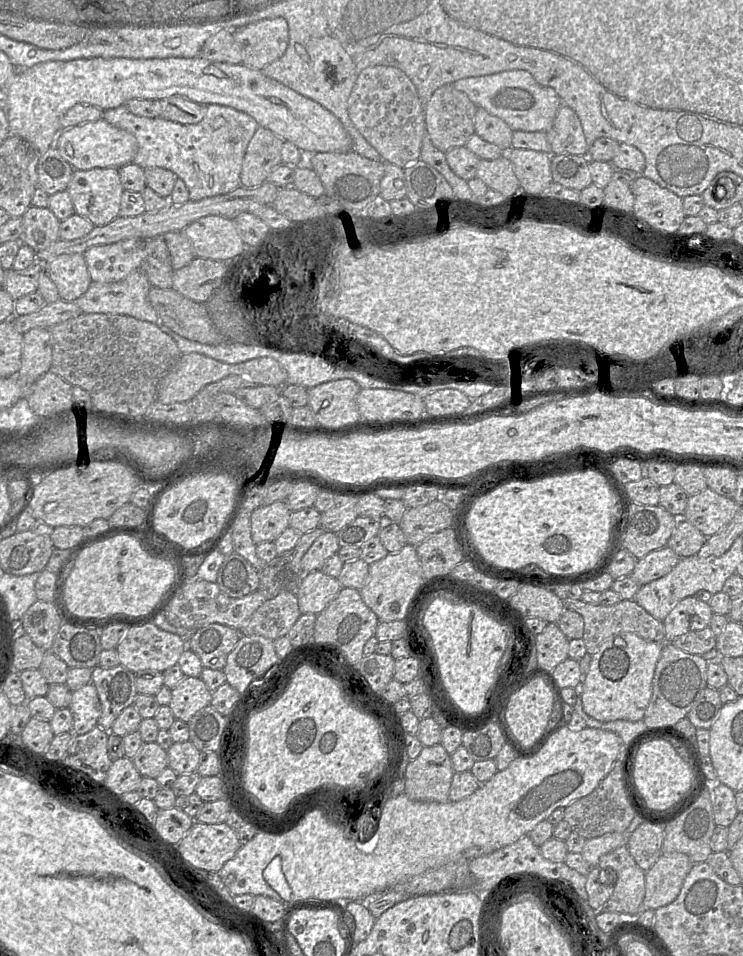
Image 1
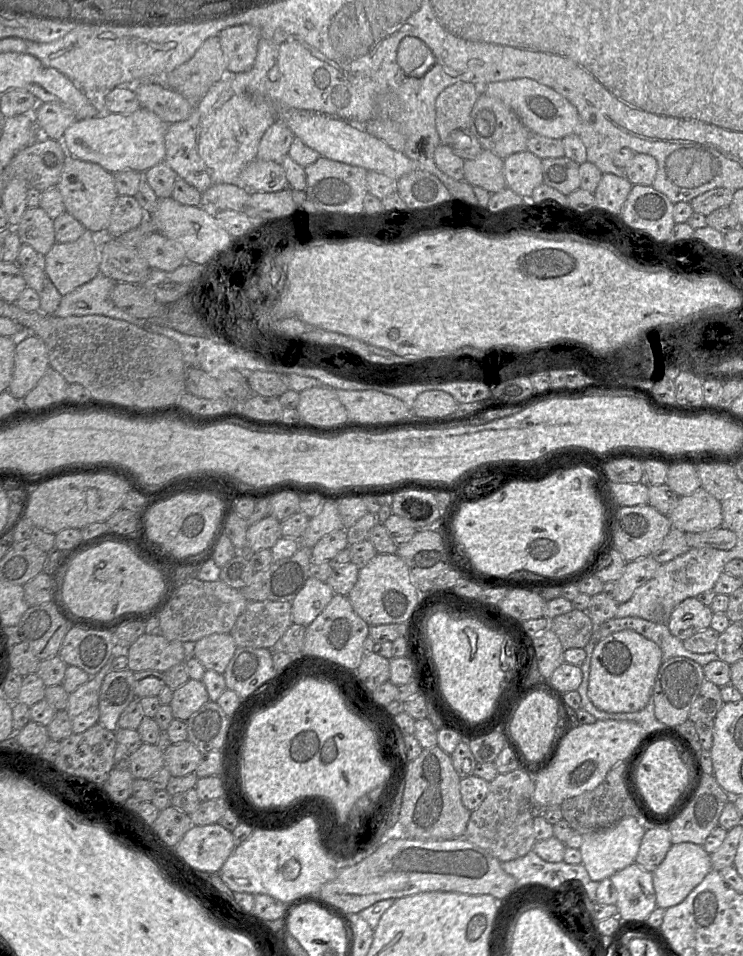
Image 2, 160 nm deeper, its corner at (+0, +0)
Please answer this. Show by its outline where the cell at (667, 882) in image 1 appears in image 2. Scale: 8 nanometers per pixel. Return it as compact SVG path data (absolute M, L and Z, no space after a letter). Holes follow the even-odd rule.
M687 842L672 844L662 863L652 872L657 907L668 909L681 903L711 870L710 854L703 845Z

